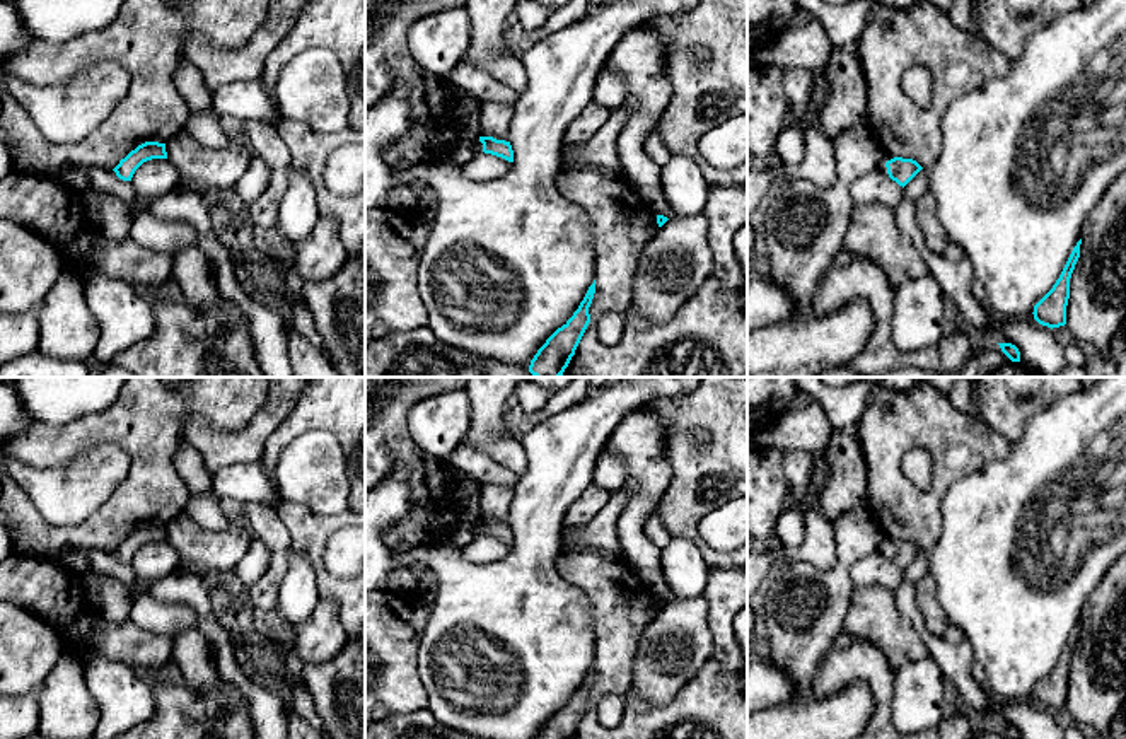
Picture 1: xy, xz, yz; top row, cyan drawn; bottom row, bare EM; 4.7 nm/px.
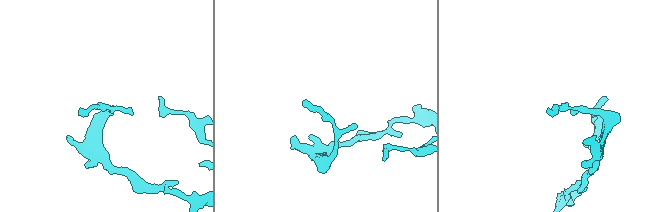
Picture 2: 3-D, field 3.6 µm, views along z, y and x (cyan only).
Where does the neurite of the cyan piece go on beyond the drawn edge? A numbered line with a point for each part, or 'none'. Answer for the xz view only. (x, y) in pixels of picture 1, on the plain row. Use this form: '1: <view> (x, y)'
none

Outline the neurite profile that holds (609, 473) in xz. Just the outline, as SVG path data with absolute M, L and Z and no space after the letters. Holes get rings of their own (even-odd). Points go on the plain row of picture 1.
M602 452L594 469L594 485L612 493L624 486L626 466L624 459L612 452Z

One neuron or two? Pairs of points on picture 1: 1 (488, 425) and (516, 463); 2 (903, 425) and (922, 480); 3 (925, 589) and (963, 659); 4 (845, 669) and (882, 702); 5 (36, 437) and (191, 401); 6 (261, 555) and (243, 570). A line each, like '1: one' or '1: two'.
1: one
2: two
3: two
4: one
5: one
6: one

